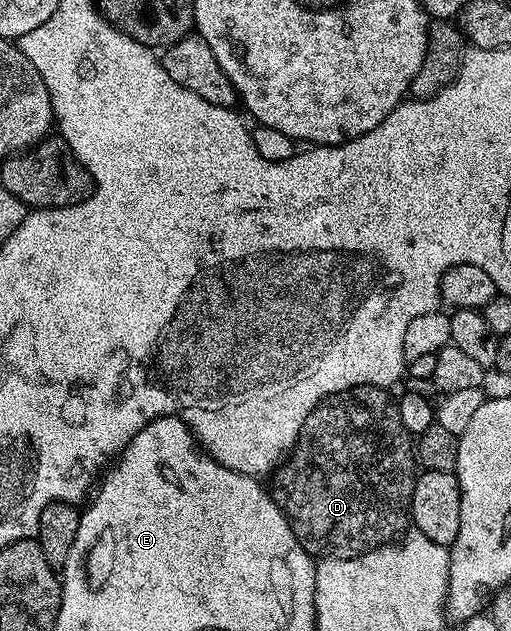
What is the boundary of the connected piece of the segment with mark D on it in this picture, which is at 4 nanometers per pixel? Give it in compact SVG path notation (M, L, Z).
M355 386L349 390L343 390L341 394L334 394L330 398L325 398L320 405L314 408L314 412L310 412L310 416L306 416L306 420L300 429L300 435L296 437L295 446L270 475L272 498L278 504L280 511L286 516L286 520L291 524L294 536L302 544L304 551L312 555L313 559L356 558L367 550L375 550L399 539L409 525L412 489L416 483L418 463L414 457L413 435L409 434L407 428L402 424L402 416L398 416L398 408L393 395L390 396L388 393L387 389L378 386Z

